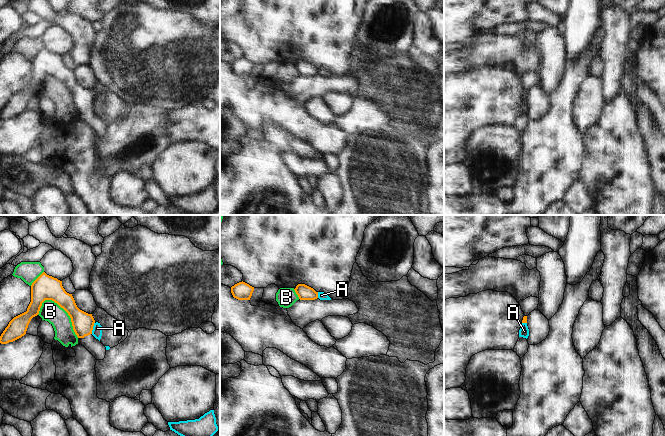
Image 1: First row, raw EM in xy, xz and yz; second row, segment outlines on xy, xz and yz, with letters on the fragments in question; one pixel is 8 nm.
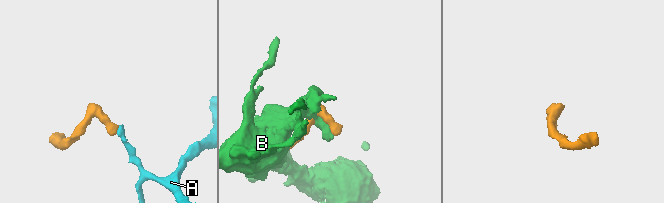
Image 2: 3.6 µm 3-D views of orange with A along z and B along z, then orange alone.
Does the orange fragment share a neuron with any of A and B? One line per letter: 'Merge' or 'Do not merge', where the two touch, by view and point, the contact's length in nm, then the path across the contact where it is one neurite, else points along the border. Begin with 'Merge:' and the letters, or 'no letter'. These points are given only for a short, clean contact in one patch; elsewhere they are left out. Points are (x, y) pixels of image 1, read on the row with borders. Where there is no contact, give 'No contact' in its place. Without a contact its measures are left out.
Merge: no letter
A: Do not merge. Touches orange at xy (92, 328). Shared border 100 nm. Boundary: xy (94, 322), (91, 333)
B: Do not merge. Touches orange at xy (68, 314). Shared border 420 nm

